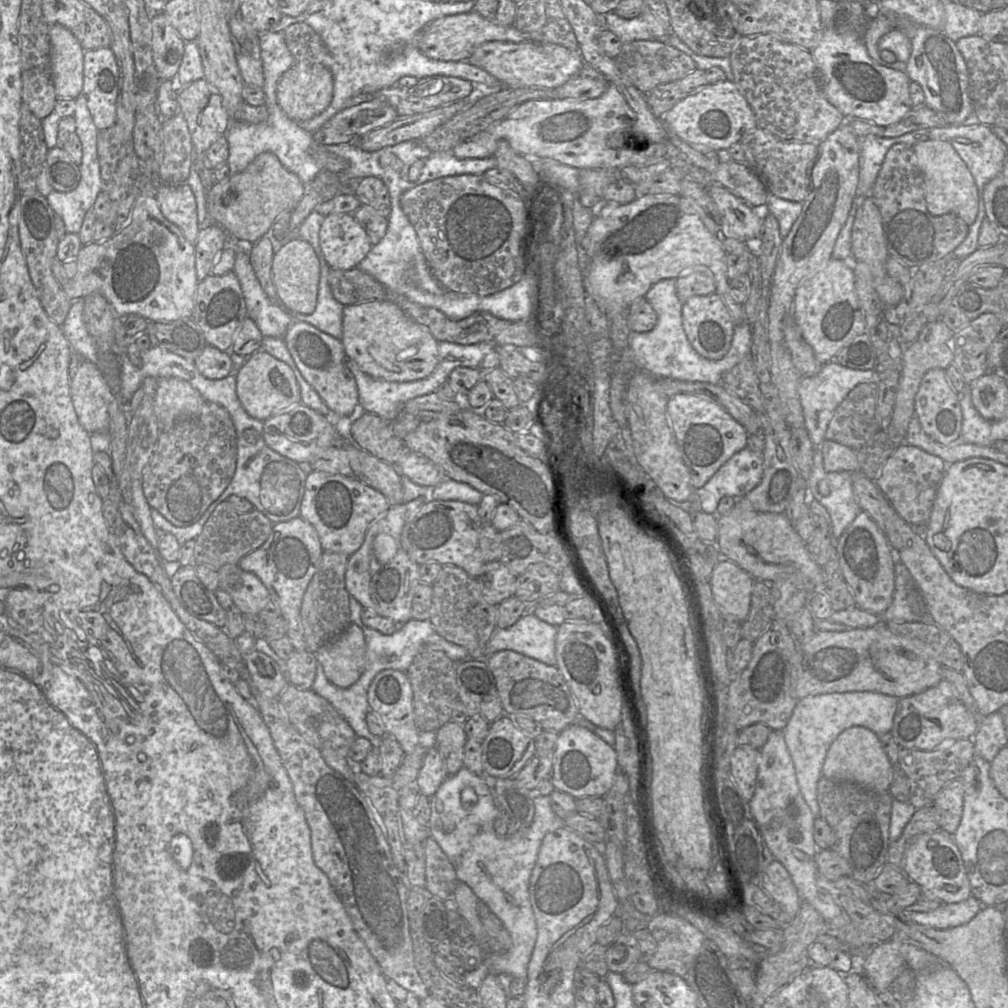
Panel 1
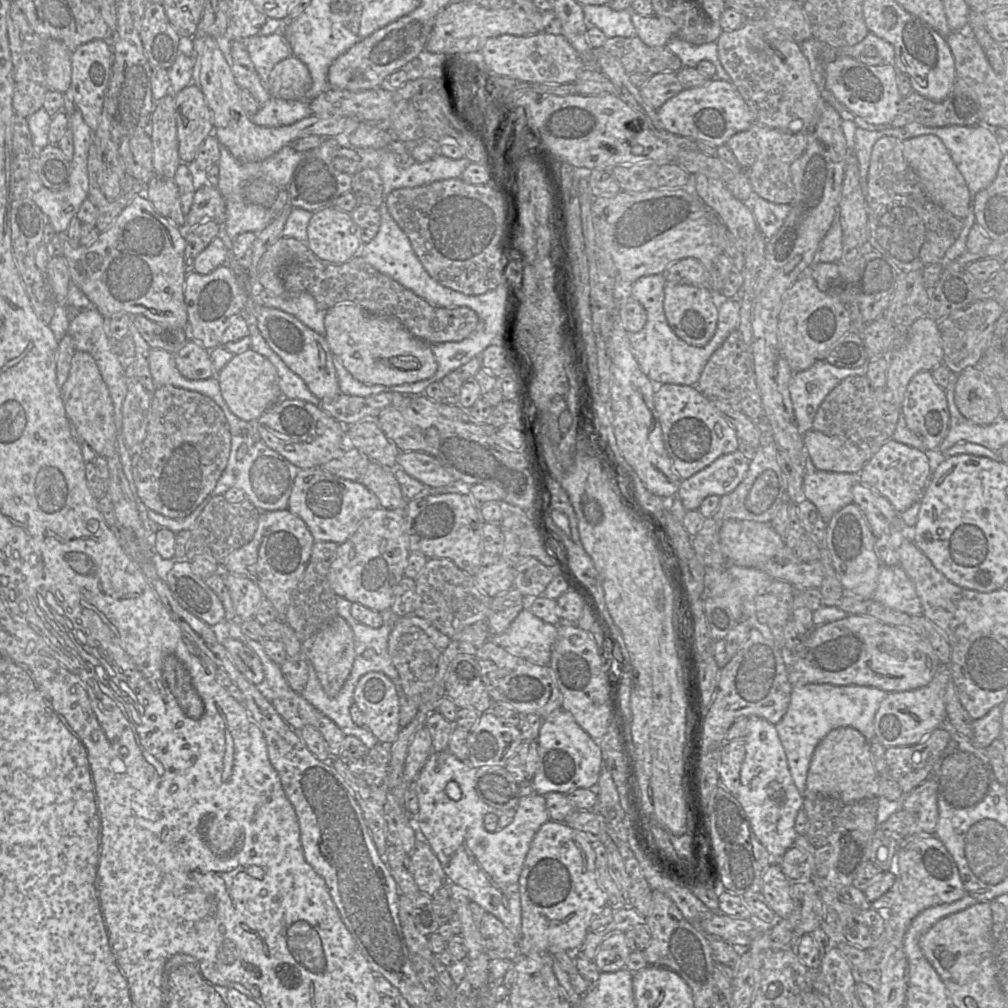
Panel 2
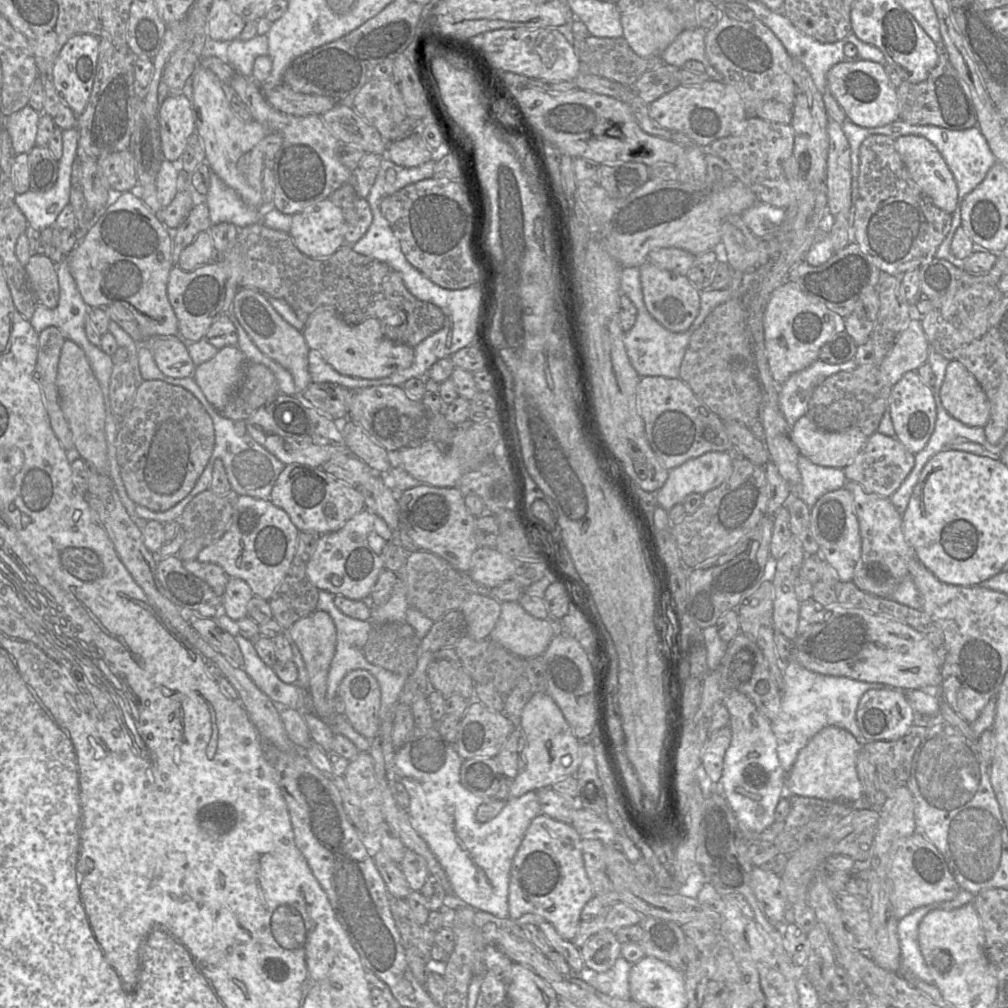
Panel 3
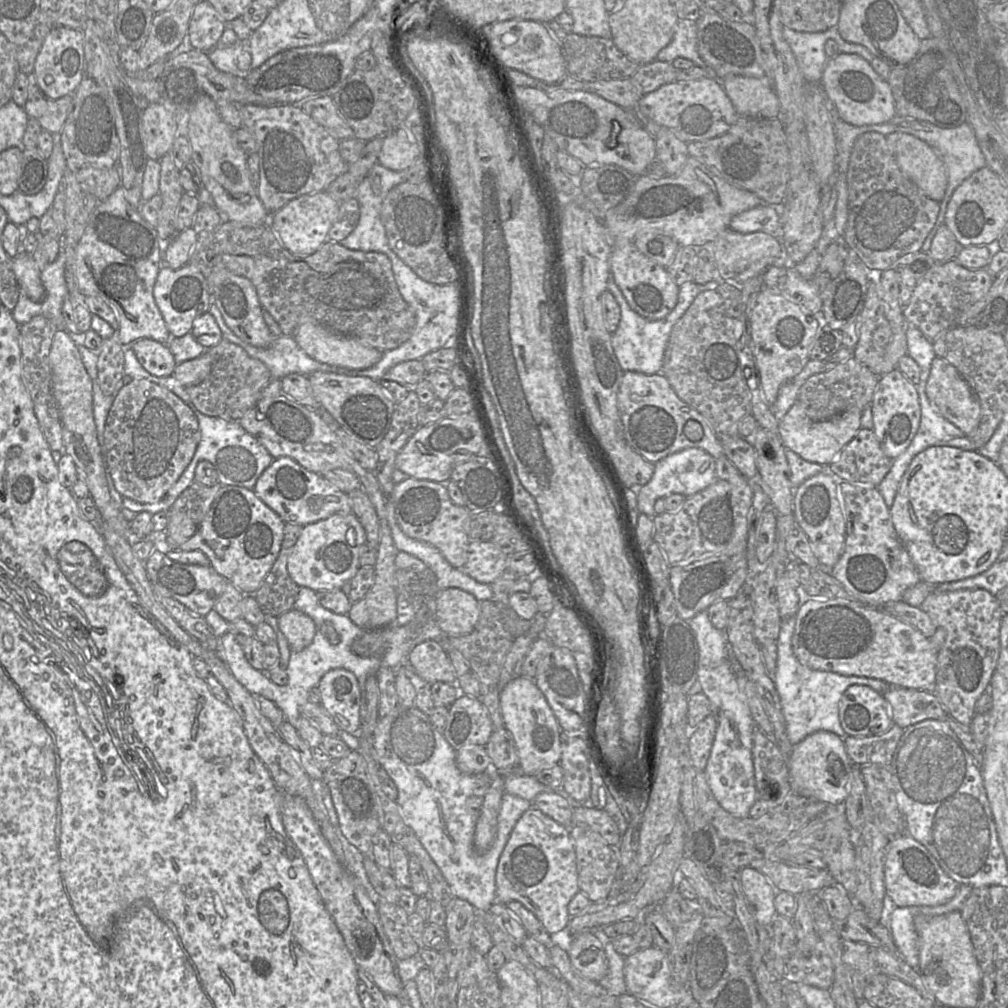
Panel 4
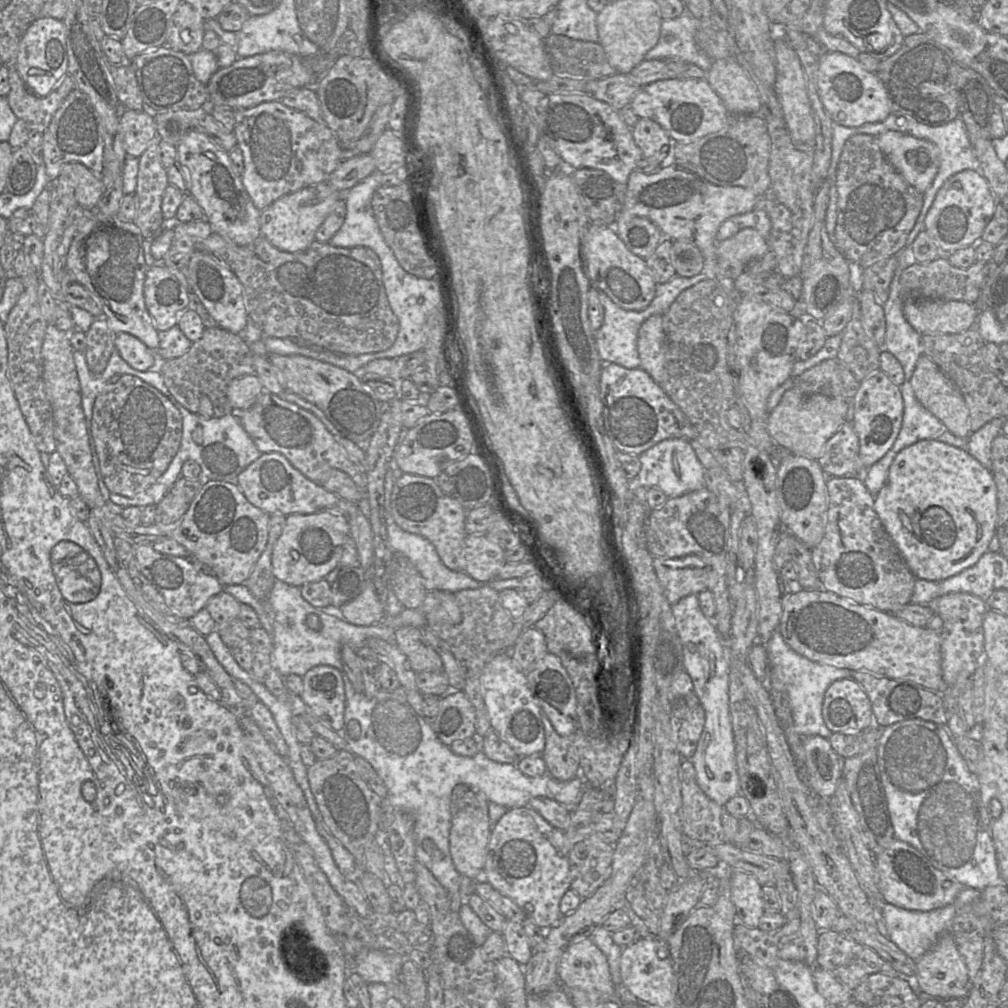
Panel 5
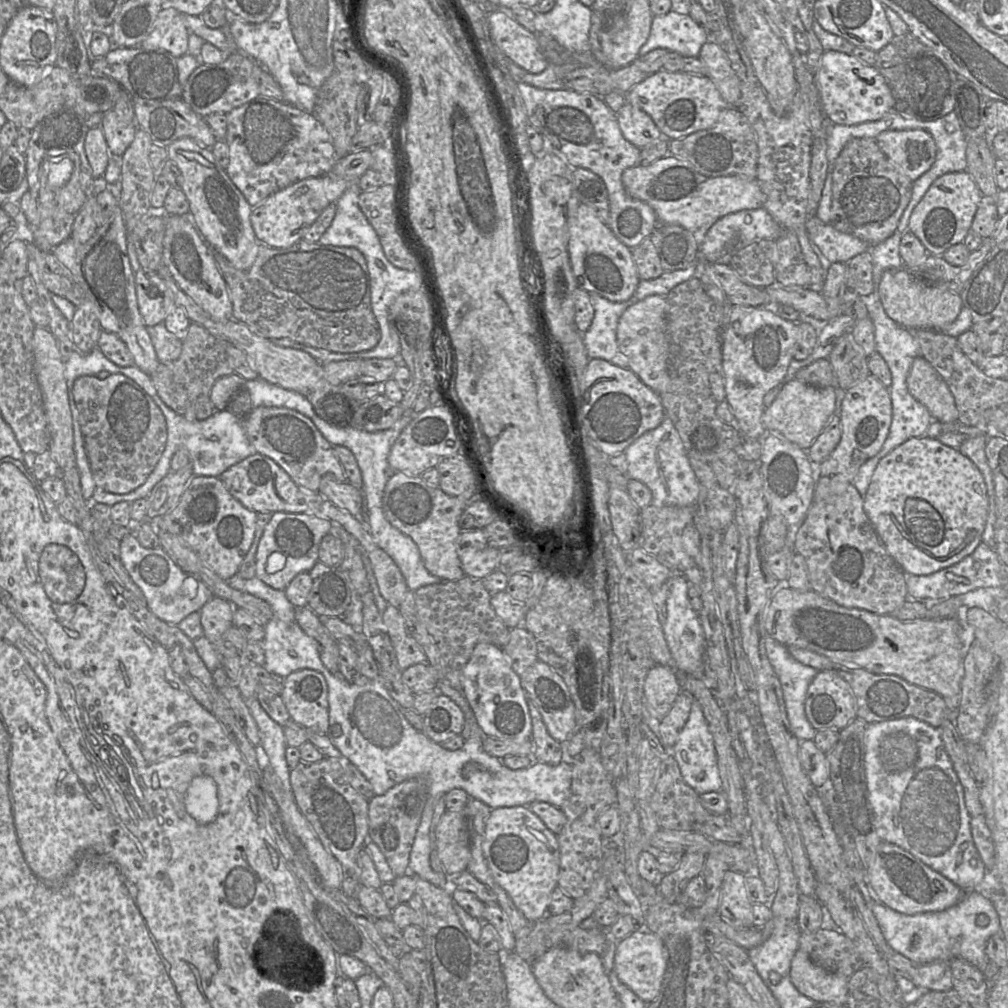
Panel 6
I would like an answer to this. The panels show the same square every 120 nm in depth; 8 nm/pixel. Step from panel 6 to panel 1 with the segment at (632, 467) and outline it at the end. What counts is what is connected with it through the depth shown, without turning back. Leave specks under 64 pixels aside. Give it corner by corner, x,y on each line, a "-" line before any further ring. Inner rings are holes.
748,448
735,453
695,495
700,511
715,514
719,501
725,497
744,497
761,481
763,453

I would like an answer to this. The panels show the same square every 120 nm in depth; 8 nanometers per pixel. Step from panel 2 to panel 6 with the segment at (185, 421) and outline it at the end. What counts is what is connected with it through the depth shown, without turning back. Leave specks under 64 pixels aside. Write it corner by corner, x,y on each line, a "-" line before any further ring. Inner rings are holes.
110,374
104,379
96,376
80,376
73,384
71,395
76,404
79,419
97,458
91,465
94,482
98,488
114,494
127,494
143,485
155,469
166,448
167,422
153,398
135,381
123,374

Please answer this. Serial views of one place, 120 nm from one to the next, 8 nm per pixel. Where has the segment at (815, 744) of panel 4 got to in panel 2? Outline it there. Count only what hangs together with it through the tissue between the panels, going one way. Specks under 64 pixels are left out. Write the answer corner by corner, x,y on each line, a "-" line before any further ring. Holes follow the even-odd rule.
839,727
830,731
813,753
803,797
831,796
845,803
879,796
879,774
874,766
867,739
852,727

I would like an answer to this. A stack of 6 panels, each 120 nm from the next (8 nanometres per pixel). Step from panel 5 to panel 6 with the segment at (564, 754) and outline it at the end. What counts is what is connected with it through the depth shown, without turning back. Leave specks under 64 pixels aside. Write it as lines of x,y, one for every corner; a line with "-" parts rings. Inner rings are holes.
528,699
532,720
531,740
534,745
532,757
539,762
556,766
564,761
562,745
548,732
542,716
533,702

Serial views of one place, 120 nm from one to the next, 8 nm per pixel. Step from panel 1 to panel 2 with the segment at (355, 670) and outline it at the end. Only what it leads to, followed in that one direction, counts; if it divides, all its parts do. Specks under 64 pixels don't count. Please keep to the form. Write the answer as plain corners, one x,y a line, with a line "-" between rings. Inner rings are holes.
337,616
302,642
302,654
313,666
325,693
333,697
350,675
356,657
353,630
342,617

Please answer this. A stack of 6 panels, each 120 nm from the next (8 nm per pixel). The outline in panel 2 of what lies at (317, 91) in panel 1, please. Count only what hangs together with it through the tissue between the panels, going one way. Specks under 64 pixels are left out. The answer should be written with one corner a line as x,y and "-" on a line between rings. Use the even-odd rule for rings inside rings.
290,56
273,67
267,89
274,98
306,100
311,84
312,79
306,64
297,57

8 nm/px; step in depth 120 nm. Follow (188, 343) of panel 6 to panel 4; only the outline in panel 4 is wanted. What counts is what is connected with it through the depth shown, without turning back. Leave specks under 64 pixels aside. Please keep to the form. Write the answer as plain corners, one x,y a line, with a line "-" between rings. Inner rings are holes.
226,339
207,348
204,353
210,357
209,374
201,383
185,388
193,406
207,416
220,416
224,420
241,419
263,398
263,389
271,380
276,379
272,377
270,370
262,361
251,357
243,348

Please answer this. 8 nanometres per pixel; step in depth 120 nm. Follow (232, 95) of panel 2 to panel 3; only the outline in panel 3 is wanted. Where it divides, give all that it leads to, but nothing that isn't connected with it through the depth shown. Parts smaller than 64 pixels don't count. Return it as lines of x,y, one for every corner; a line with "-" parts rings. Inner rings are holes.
197,66
191,79
196,132
204,146
205,163
227,186
232,188
250,207
263,204
262,169
264,154
262,141
271,132
256,121
243,121
231,110
226,97
226,86
209,69

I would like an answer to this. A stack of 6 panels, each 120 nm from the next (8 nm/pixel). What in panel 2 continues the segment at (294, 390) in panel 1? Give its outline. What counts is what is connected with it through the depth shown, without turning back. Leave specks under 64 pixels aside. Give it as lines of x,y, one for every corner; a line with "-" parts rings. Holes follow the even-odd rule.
251,349
234,355
215,376
229,409
244,421
256,421
283,398
276,367
267,358

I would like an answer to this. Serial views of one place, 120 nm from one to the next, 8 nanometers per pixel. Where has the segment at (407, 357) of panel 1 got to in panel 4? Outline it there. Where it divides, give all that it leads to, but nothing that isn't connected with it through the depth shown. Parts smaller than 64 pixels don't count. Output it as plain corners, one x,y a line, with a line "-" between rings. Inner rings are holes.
314,323
302,324
294,335
297,344
313,359
331,366
363,370
377,364
383,352

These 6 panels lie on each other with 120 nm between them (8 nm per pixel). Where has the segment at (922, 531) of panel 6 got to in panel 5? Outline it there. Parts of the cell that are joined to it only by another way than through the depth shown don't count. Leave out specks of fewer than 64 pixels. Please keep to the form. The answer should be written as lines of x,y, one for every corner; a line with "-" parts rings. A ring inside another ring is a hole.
935,439
920,440
897,453
890,465
886,483
875,496
874,509
885,531
900,552
916,579
943,580
973,566
986,553
997,531
998,498
997,487
992,471
986,469
966,449
955,447

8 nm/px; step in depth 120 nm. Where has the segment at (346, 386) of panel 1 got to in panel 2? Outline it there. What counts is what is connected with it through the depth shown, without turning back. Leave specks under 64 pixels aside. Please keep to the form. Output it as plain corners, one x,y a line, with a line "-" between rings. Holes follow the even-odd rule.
268,306
257,308
256,325
269,347
304,380
313,395
322,400
341,393
333,353
323,335
311,330
296,317

